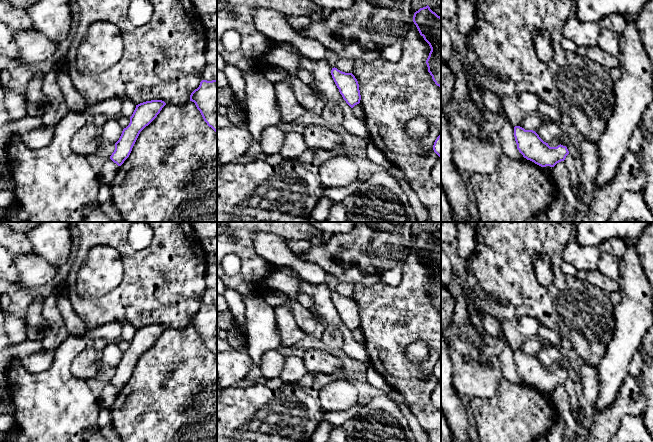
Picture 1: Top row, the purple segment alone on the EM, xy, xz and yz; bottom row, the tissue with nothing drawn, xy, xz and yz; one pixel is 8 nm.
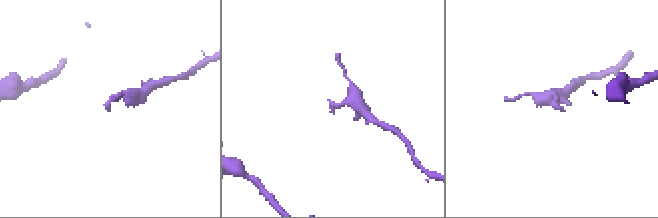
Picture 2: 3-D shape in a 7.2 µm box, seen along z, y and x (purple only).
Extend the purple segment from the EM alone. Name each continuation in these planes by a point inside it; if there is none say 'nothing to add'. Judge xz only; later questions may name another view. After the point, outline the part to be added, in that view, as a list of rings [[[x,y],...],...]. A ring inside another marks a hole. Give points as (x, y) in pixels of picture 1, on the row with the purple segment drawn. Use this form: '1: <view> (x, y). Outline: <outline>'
nothing to add

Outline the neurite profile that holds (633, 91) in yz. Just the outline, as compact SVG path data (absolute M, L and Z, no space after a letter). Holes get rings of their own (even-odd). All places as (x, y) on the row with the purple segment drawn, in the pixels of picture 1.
M635 17L626 18L626 29L620 34L620 53L617 58L621 77L614 82L615 105L613 113L596 142L599 154L599 174L594 182L595 188L605 186L613 180L621 161L629 151L632 133L639 127L644 111L653 100L653 65L641 41Z

